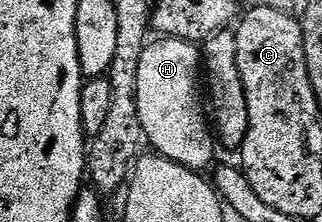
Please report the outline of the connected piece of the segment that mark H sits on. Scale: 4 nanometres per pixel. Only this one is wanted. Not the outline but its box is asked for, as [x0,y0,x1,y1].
[138,38,216,173]

